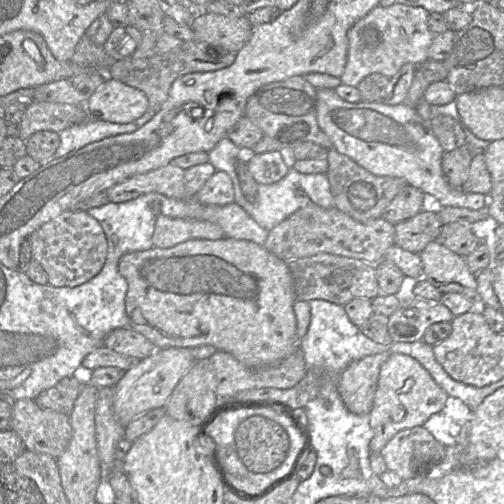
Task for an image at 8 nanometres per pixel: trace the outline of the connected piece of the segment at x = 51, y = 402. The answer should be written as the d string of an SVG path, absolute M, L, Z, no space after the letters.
M65 378L39 394L34 401L43 409L69 415L82 387L83 384L76 378Z

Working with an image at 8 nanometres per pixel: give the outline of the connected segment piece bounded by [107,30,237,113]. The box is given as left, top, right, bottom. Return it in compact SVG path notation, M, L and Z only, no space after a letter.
M163 30L142 32L142 41L135 52L116 60L107 76L142 91L148 99L149 109L157 113L167 100L172 83L179 77L194 72L215 71L234 63L237 52L229 52L200 41L177 39Z

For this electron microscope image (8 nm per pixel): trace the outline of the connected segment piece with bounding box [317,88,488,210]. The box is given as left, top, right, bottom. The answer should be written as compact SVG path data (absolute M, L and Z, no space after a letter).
M317 88L317 122L332 141L333 149L350 157L372 174L402 178L407 184L433 196L440 207L454 206L471 210L486 210L488 204L486 195L468 193L448 184L442 170L442 157L445 152L433 133L431 122L423 119L416 107L405 102L397 105L366 101L351 103L339 97L333 89Z

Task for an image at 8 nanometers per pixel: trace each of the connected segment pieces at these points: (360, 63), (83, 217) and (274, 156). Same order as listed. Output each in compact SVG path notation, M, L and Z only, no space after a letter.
M400 3L374 7L348 31L348 56L340 76L341 84L357 87L371 73L391 78L405 64L420 64L428 60L428 49L435 36L428 27L428 17L426 9Z
M67 211L43 224L29 237L33 259L39 262L53 287L77 287L102 270L108 252L107 238L101 224L87 211Z
M280 151L255 154L246 165L254 180L260 184L273 184L290 169Z

